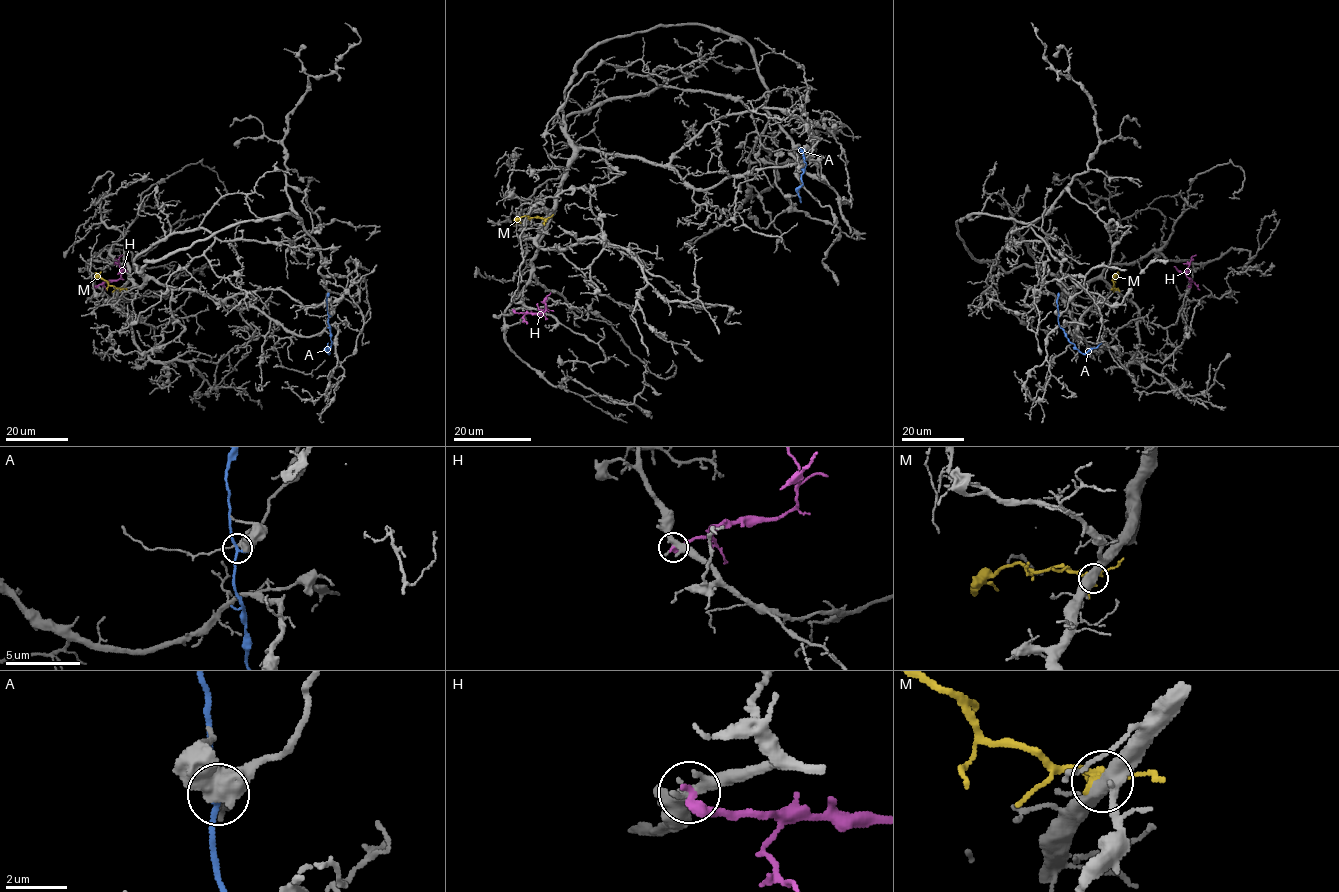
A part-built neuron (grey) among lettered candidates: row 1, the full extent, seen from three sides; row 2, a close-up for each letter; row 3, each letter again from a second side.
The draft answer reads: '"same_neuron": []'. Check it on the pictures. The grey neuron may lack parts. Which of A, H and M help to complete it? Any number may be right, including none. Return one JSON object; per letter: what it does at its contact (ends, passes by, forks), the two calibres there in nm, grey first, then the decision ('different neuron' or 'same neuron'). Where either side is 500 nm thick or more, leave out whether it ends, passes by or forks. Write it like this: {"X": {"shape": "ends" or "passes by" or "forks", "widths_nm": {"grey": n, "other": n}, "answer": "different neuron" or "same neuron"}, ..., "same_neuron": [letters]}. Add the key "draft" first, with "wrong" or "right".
{"draft": "right", "A": {"shape": "passes by", "widths_nm": {"grey": 480, "other": 180}, "answer": "different neuron"}, "H": {"shape": "ends", "widths_nm": {"grey": 360, "other": 400}, "answer": "different neuron"}, "M": {"widths_nm": {"grey": 500, "other": 200}, "answer": "different neuron"}, "same_neuron": []}

